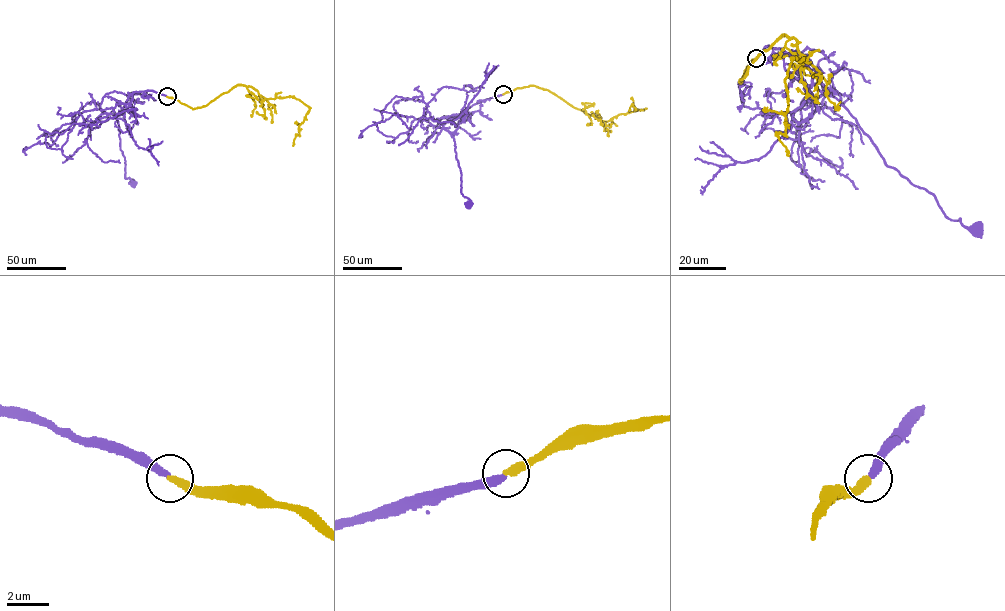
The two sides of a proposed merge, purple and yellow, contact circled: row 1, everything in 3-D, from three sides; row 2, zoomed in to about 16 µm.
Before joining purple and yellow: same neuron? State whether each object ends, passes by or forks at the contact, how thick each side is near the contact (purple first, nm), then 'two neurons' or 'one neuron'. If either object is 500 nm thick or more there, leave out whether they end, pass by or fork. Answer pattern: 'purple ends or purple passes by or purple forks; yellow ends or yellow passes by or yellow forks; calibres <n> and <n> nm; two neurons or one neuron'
purple ends; yellow ends; calibres 320 and 380 nm; one neuron

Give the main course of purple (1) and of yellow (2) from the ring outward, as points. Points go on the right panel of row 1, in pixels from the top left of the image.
1: (757, 58), (768, 46), (804, 64), (813, 84), (856, 119), (884, 163), (930, 192), (949, 219), (976, 229)
2: (757, 58), (739, 82), (781, 36), (796, 40), (810, 62), (795, 58), (785, 79), (778, 135), (788, 155)

